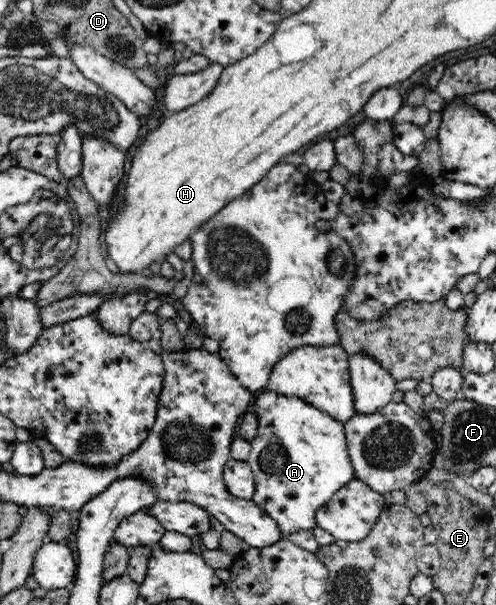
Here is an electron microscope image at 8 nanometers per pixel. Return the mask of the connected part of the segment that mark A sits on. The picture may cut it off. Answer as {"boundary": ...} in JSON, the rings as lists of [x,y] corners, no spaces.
{"boundary":[[[263,390],[255,395],[252,407],[256,409],[256,417],[258,417],[258,434],[256,438],[250,442],[251,453],[247,458],[247,464],[251,467],[255,477],[255,492],[252,496],[252,500],[260,507],[262,510],[266,511],[270,517],[278,523],[278,529],[280,529],[283,539],[290,538],[294,532],[297,530],[309,530],[311,531],[317,526],[315,521],[315,514],[322,505],[328,502],[334,493],[337,493],[342,487],[346,486],[350,480],[355,479],[355,471],[353,470],[353,465],[351,464],[351,458],[348,453],[347,439],[345,434],[345,429],[343,422],[339,422],[334,418],[331,418],[327,413],[322,413],[318,408],[315,408],[310,403],[301,400],[296,397],[284,397],[284,395],[276,391]]]}

